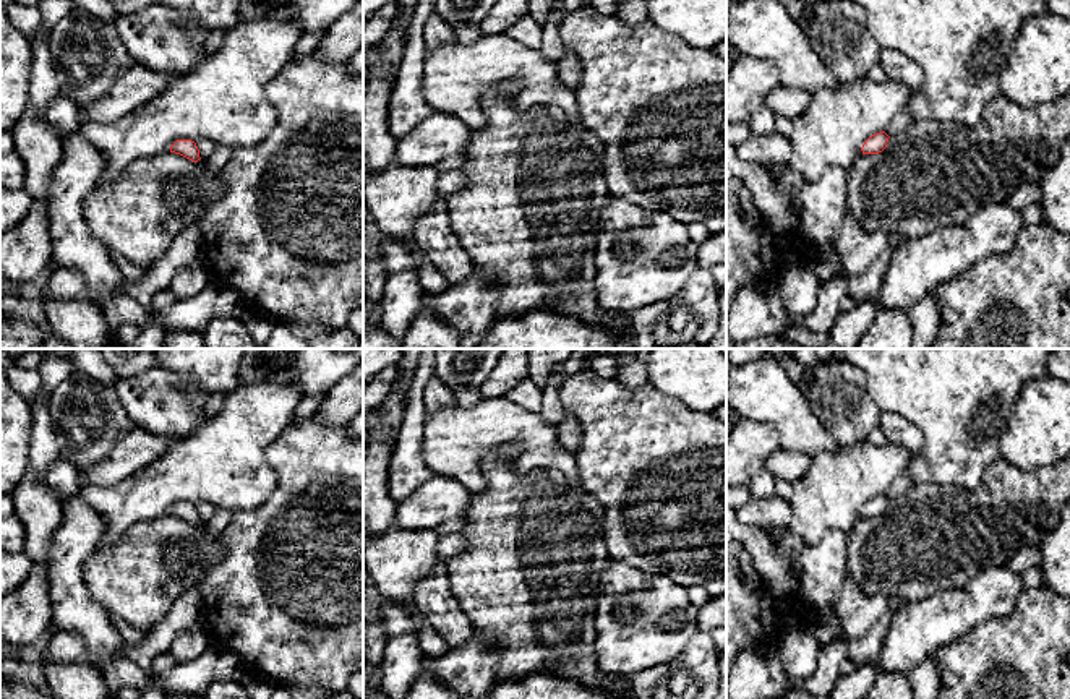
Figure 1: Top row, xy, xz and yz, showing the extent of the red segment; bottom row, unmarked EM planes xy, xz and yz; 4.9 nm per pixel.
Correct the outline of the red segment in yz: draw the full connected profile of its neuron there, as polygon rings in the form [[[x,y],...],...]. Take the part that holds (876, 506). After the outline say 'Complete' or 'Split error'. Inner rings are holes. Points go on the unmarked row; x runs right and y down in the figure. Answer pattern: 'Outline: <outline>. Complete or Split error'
Outline: [[[885,495],[869,500],[861,511],[862,517],[882,516],[887,511],[888,501],[890,500]]]. Complete

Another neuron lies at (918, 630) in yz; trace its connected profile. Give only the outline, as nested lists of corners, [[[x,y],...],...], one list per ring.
[[[1005,564],[981,569],[961,589],[906,602],[893,615],[877,657],[879,673],[905,675],[987,620],[1005,618],[1018,607],[1021,574]]]

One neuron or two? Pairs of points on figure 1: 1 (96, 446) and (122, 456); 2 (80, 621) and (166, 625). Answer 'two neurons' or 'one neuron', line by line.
1: two neurons
2: two neurons

